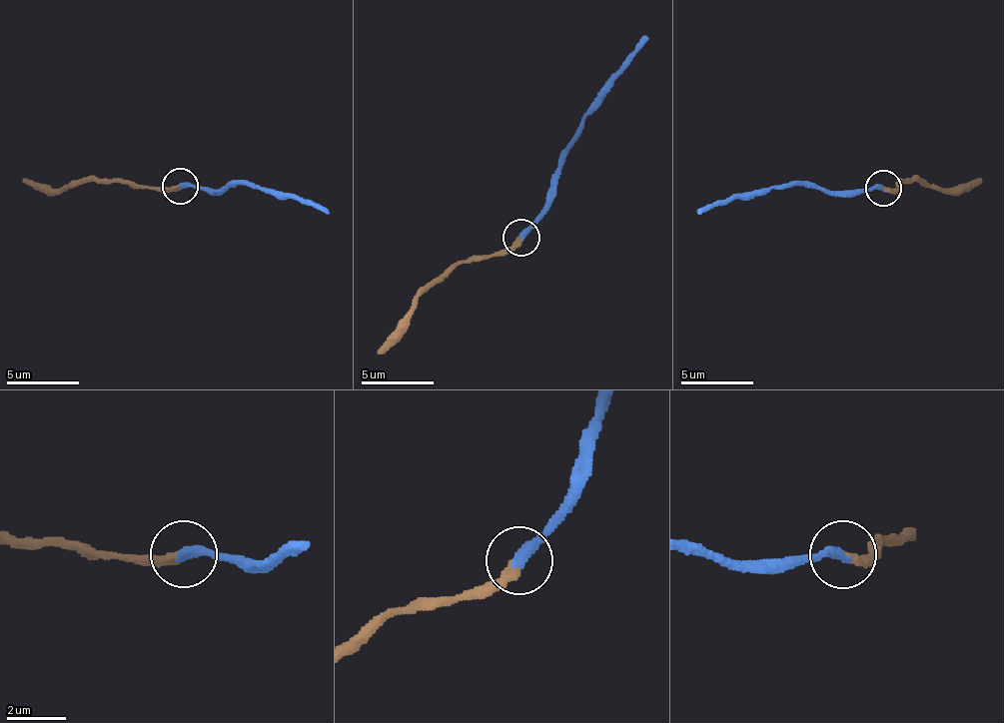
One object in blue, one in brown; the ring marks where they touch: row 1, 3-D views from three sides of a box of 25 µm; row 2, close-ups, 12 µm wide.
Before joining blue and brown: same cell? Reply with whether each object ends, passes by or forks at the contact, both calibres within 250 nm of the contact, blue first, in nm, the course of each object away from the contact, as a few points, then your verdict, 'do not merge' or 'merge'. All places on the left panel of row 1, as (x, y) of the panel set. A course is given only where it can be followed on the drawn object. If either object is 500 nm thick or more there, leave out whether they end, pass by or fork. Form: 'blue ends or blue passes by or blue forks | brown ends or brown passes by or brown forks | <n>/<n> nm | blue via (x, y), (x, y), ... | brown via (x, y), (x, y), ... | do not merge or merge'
blue ends | brown ends | 380/320 nm | blue via (181, 187), (217, 189), (252, 184), (290, 193), (327, 213) | brown via (181, 187), (74, 182), (52, 188), (24, 179) | merge

